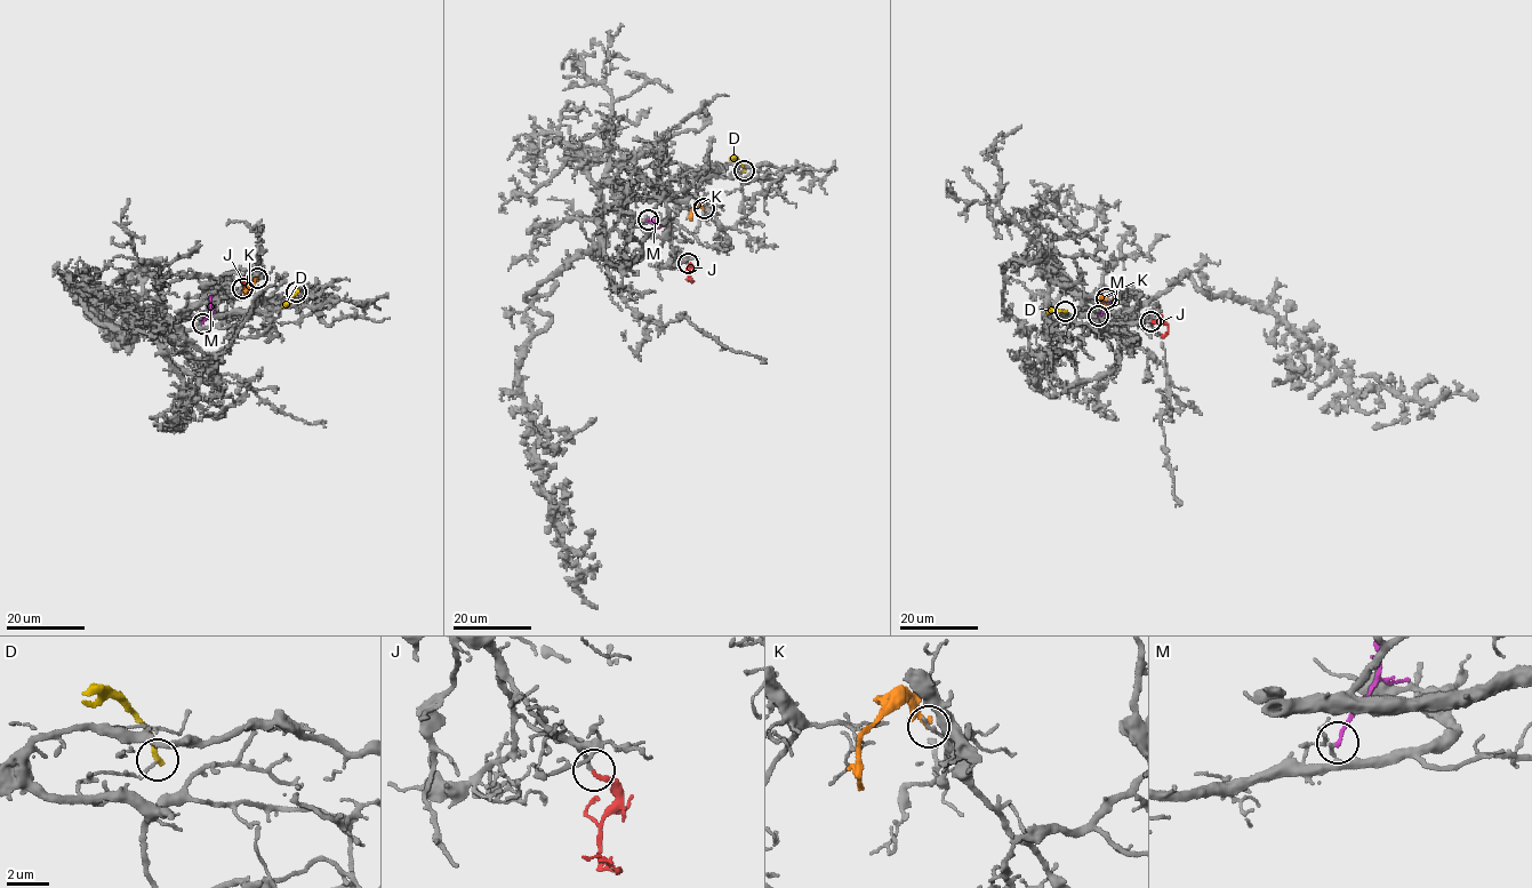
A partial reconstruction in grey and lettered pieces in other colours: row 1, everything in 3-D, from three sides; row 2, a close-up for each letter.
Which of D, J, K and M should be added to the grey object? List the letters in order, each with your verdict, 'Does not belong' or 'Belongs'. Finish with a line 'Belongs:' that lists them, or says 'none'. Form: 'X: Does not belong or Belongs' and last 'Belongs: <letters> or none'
D: Does not belong
J: Belongs
K: Does not belong
M: Does not belong
Belongs: J

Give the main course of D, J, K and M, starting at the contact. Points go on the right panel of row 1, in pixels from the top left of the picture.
D: (1065, 311), (1053, 309), (1049, 312)
J: (1152, 321), (1166, 325), (1165, 335), (1161, 334)
K: (1106, 298), (1099, 298), (1099, 303), (1106, 308), (1113, 305)
M: (1097, 316), (1108, 302), (1117, 302)

